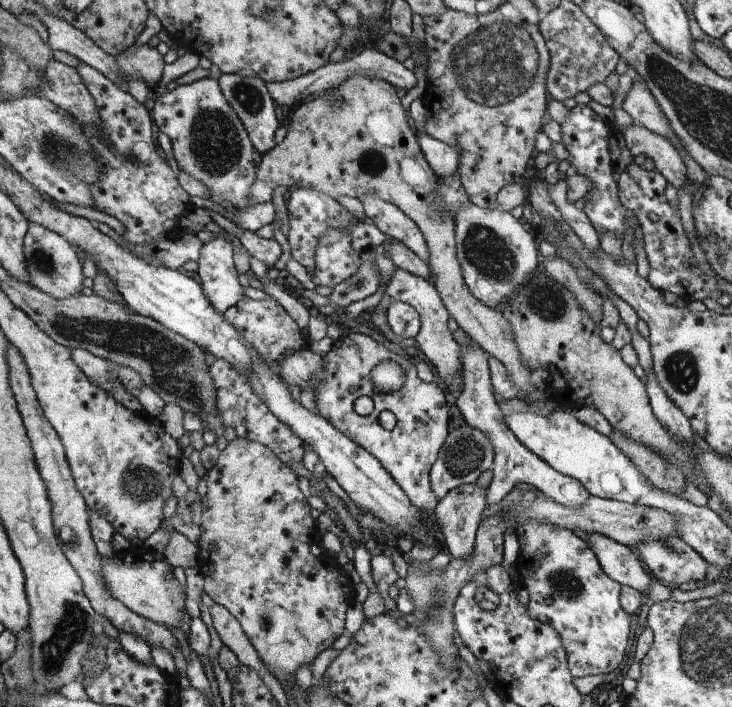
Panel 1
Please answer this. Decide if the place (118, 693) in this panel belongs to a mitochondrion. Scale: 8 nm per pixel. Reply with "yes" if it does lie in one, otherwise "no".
no

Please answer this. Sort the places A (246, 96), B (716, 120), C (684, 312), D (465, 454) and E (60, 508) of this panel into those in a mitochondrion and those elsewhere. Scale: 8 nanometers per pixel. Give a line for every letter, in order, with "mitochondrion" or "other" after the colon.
A: mitochondrion
B: mitochondrion
C: other
D: mitochondrion
E: other

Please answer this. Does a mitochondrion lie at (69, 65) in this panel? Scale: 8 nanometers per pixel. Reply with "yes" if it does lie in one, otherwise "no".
no

